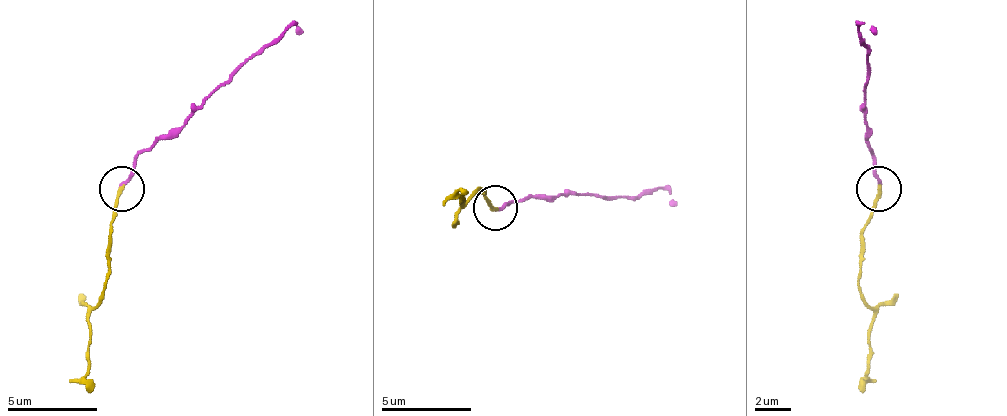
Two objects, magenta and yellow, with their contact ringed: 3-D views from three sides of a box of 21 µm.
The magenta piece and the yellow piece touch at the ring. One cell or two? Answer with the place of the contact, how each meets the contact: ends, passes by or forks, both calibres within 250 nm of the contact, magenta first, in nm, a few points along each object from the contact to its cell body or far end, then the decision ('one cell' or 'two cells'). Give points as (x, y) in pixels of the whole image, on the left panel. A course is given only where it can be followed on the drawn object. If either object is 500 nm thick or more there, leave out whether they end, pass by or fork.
(122, 189) | magenta ends | yellow ends | 190/220 nm | magenta via (120, 190), (138, 158), (295, 24), (295, 33) | yellow via (120, 190), (111, 230), (107, 288), (89, 315), (89, 369), (71, 382) | one cell

